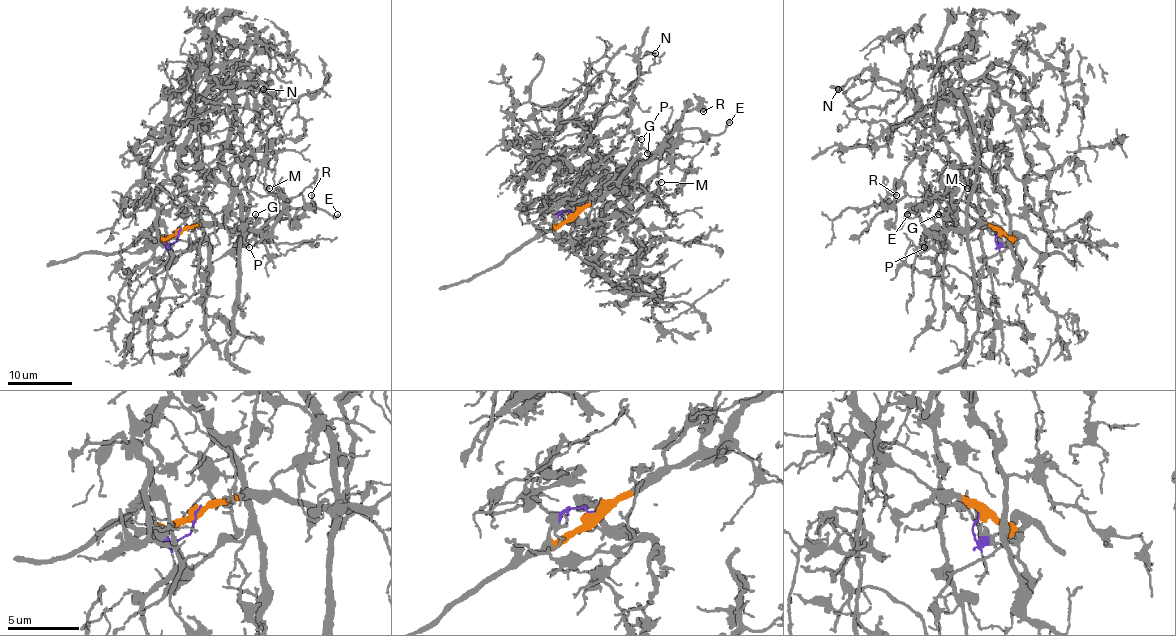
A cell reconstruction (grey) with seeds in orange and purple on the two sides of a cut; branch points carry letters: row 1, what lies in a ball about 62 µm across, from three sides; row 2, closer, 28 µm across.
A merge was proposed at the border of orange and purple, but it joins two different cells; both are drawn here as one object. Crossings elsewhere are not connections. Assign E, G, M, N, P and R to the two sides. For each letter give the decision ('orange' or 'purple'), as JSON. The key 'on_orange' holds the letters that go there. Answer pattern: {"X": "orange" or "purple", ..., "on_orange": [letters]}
{"E": "orange", "G": "orange", "M": "purple", "N": "purple", "P": "orange", "R": "orange", "on_orange": ["E", "G", "P", "R"]}

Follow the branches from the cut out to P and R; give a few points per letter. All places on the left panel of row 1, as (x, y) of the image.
P: (179, 232), (197, 225), (224, 225), (231, 232), (239, 227), (249, 248)
R: (179, 232), (197, 225), (226, 225), (268, 233), (284, 212), (291, 228), (294, 215), (312, 201), (310, 194)

